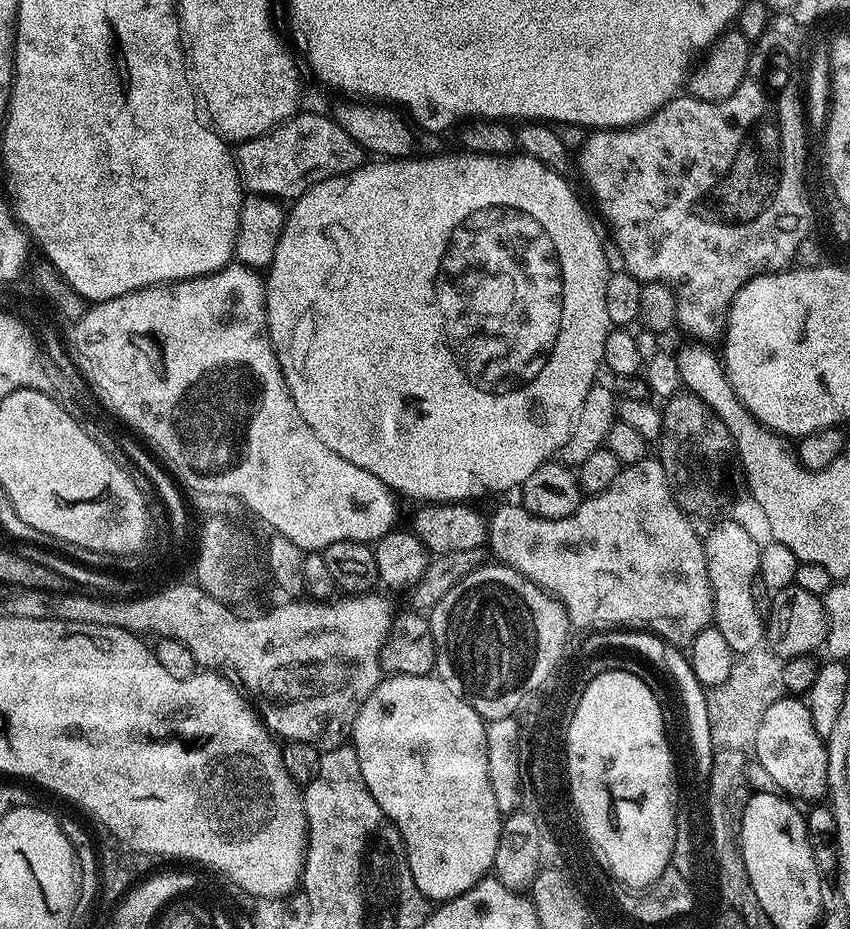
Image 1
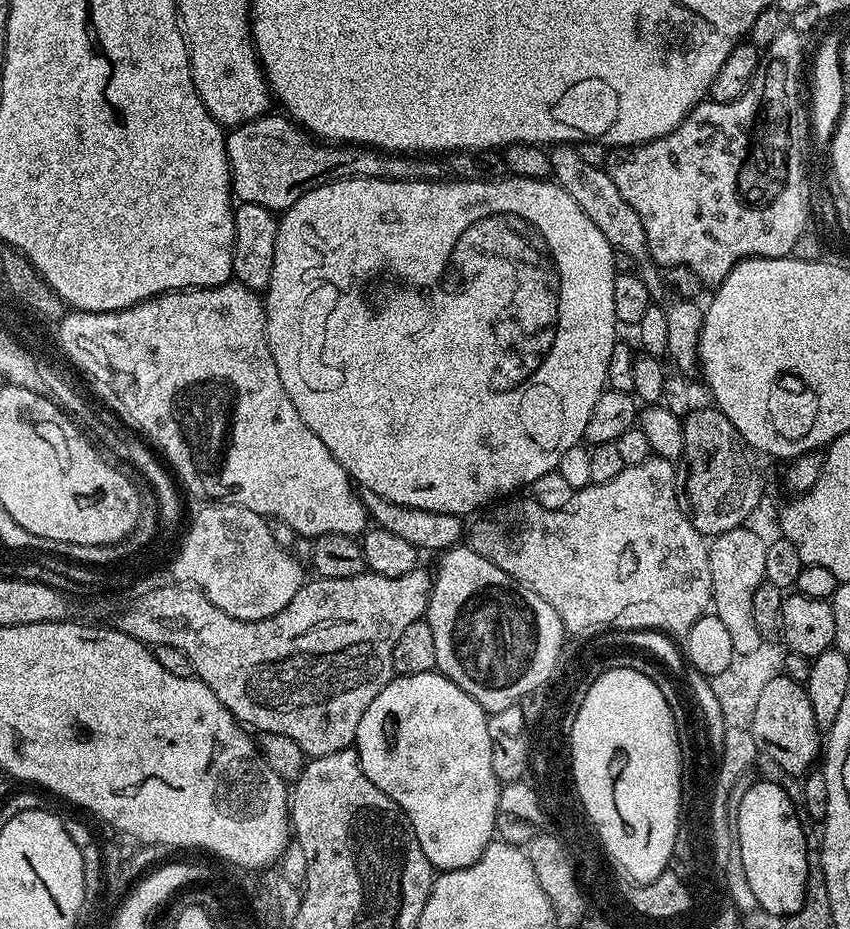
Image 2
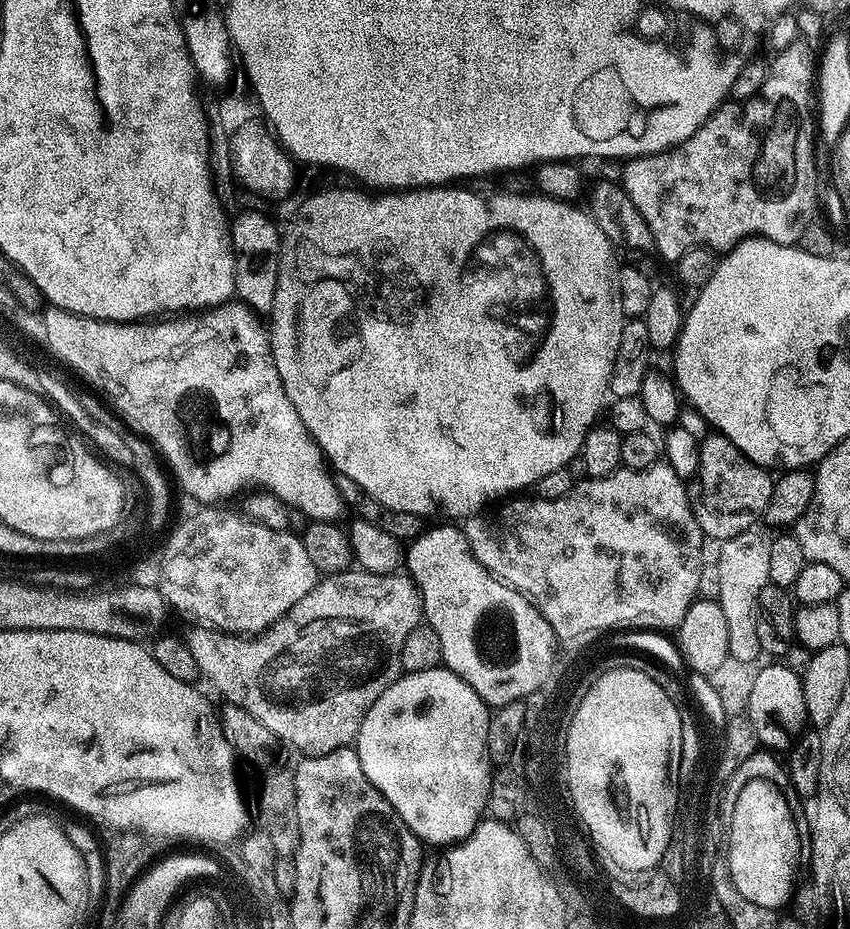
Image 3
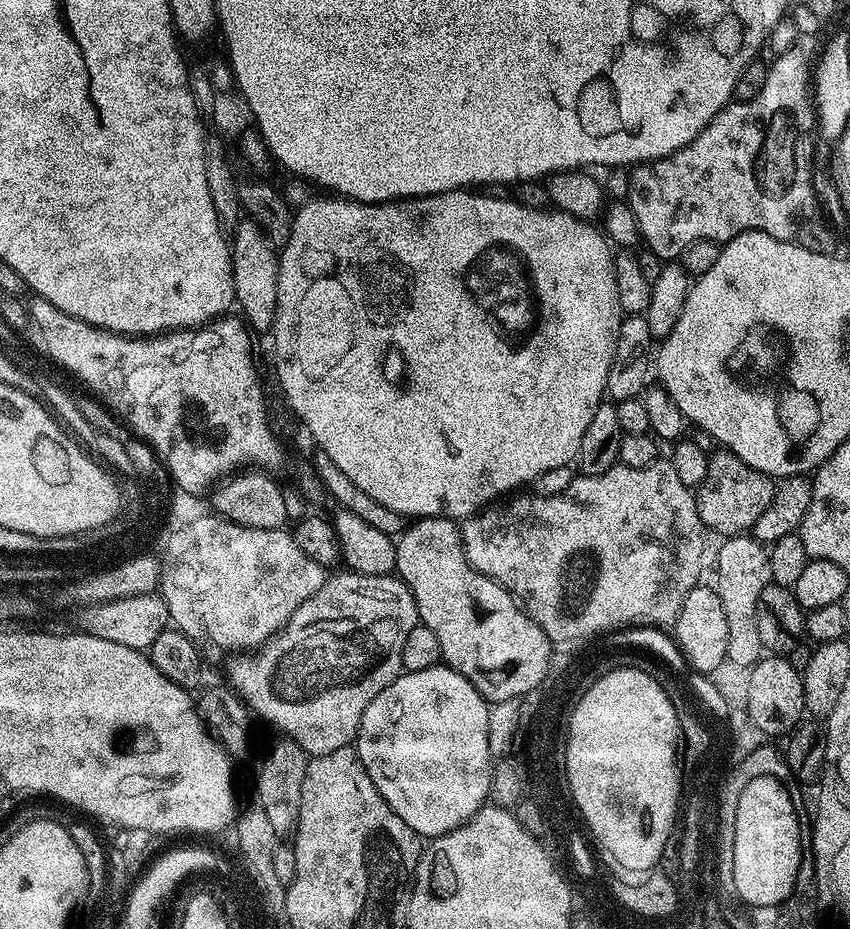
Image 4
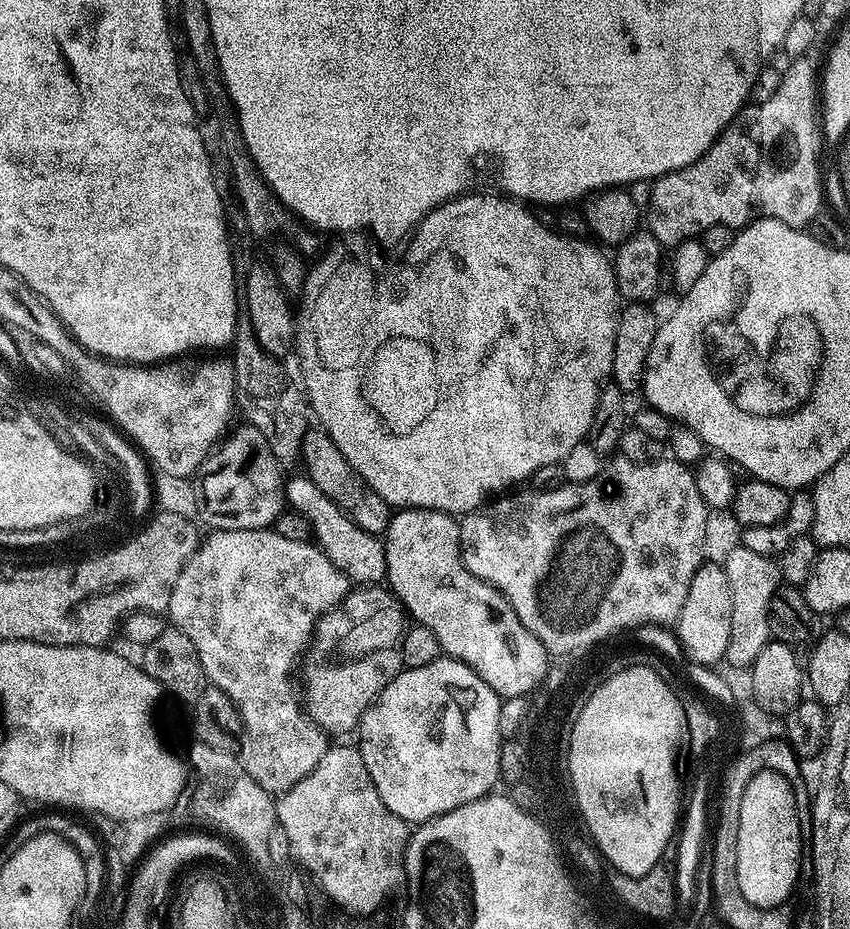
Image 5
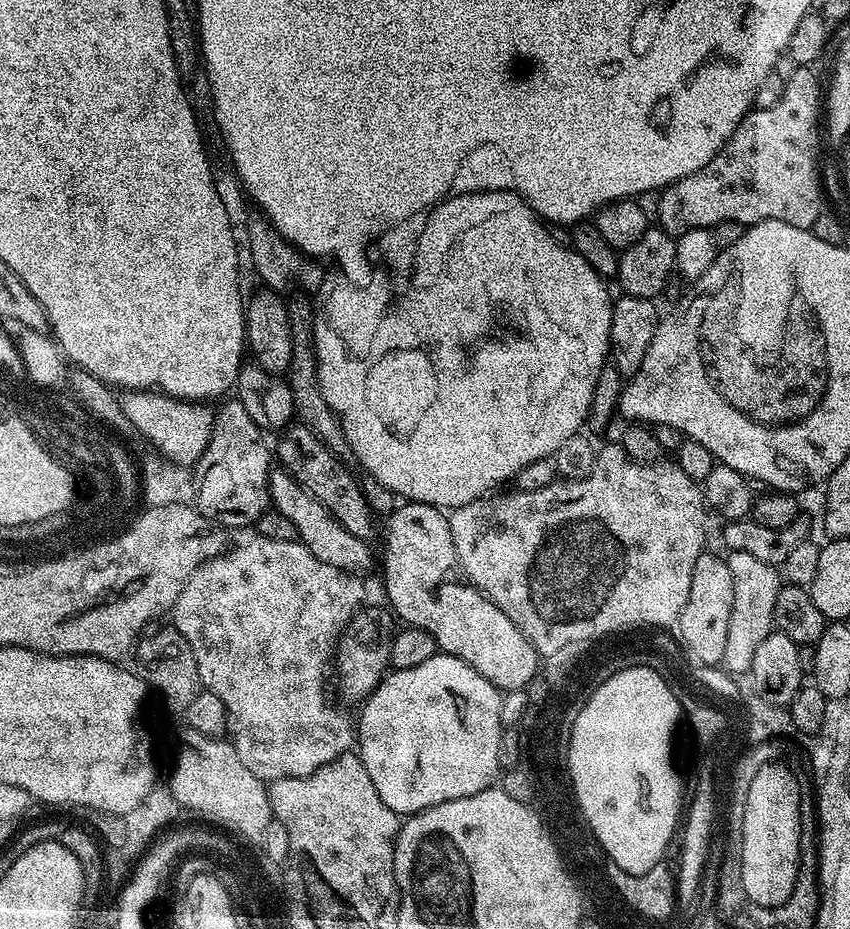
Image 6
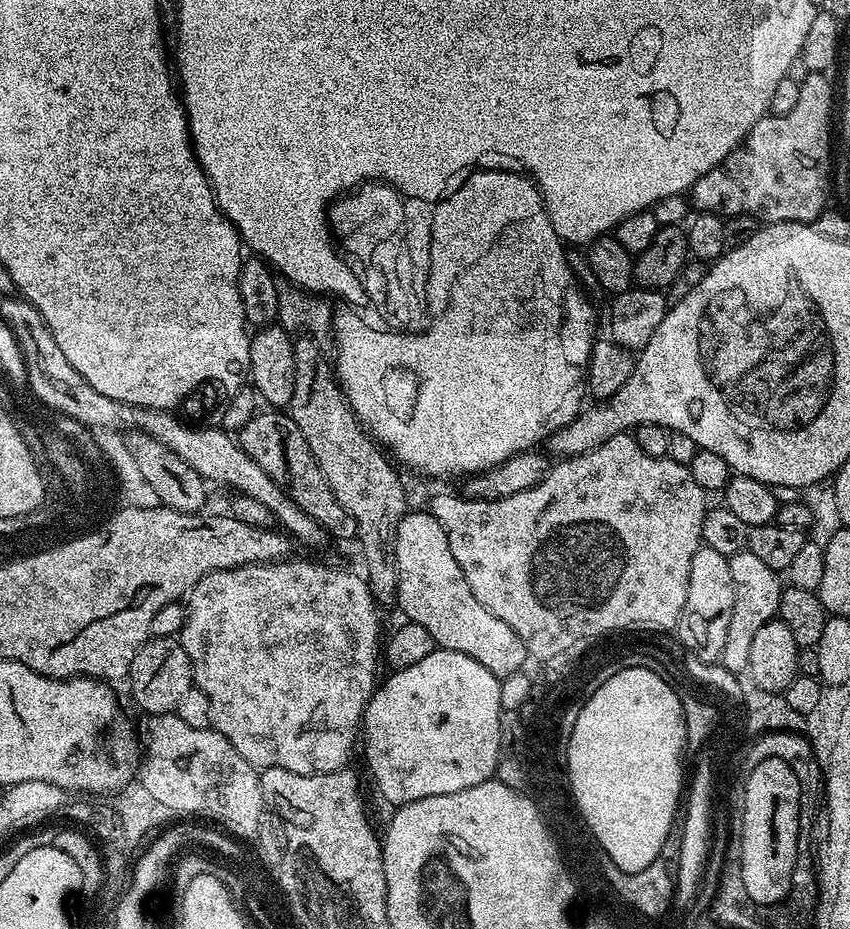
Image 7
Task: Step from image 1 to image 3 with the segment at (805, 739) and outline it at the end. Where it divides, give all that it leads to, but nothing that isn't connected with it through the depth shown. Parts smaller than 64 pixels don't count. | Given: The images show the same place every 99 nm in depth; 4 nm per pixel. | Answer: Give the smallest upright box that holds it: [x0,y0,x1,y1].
[747,662,808,750]

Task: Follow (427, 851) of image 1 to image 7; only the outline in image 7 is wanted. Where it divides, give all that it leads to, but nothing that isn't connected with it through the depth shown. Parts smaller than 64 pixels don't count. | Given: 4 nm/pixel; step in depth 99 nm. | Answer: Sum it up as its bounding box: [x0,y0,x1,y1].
[362,648,502,806]

